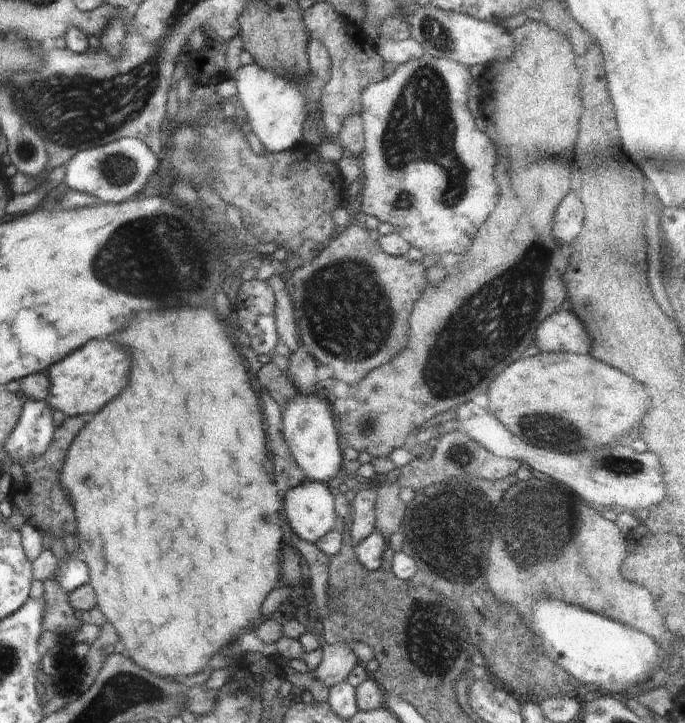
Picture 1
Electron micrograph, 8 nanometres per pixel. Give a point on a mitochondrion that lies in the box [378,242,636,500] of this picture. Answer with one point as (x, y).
(537, 425)

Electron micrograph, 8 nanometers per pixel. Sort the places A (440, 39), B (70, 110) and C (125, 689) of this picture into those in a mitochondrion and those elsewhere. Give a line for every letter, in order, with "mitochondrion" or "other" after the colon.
A: mitochondrion
B: mitochondrion
C: mitochondrion

